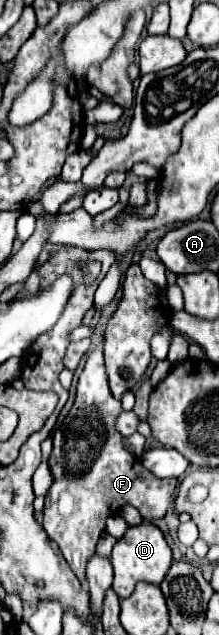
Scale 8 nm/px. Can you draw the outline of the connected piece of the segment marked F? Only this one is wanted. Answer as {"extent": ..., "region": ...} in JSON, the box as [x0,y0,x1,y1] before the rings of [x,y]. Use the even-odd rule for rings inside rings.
{"extent":[44,339,178,589],"region":[[[104,339],[94,349],[78,379],[76,401],[60,429],[54,433],[54,449],[48,465],[54,475],[54,485],[46,495],[44,531],[58,543],[66,563],[86,589],[86,561],[96,551],[96,543],[106,529],[106,519],[116,515],[124,505],[132,505],[146,521],[162,519],[176,497],[178,479],[154,477],[142,461],[122,445],[122,435],[116,431],[116,417],[122,413],[120,401],[112,397],[104,367]]]}

